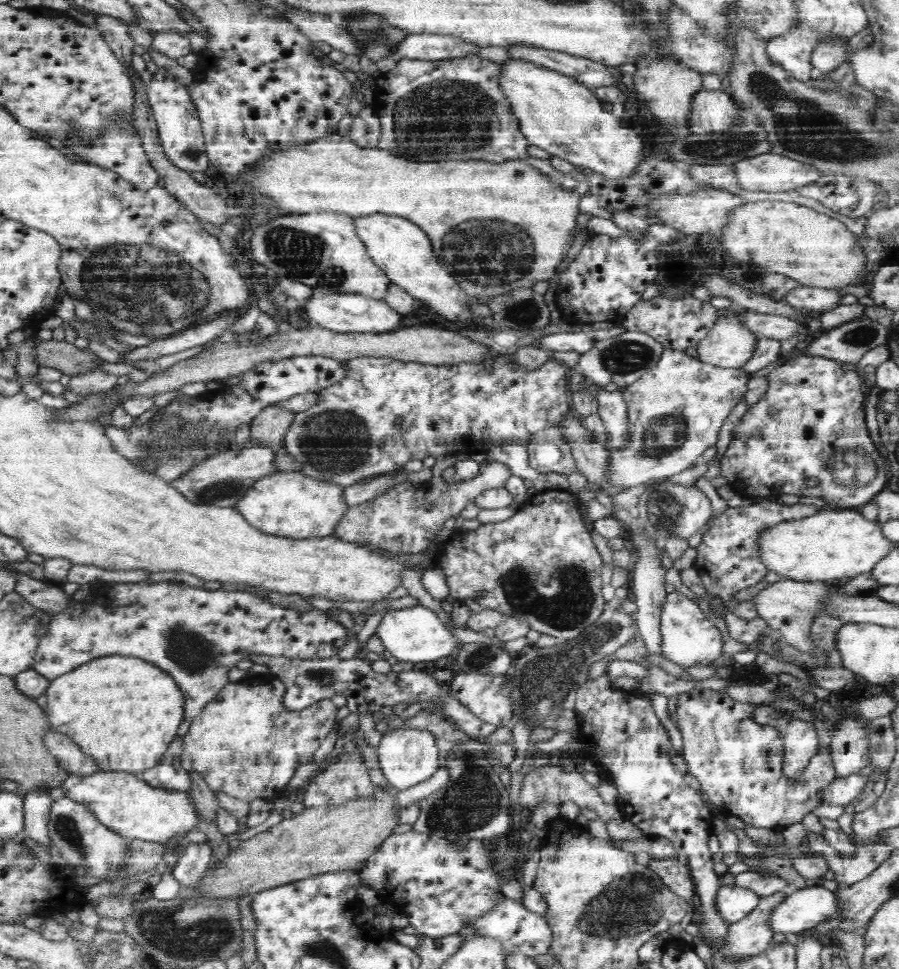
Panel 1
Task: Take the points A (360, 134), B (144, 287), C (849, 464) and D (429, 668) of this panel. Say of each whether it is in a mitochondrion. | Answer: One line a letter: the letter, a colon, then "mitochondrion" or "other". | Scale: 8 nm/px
A: other
B: mitochondrion
C: mitochondrion
D: other

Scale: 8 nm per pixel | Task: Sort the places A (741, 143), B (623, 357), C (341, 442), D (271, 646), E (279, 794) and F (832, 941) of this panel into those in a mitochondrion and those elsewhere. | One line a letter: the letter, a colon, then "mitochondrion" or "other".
A: mitochondrion
B: mitochondrion
C: mitochondrion
D: other
E: other
F: other

